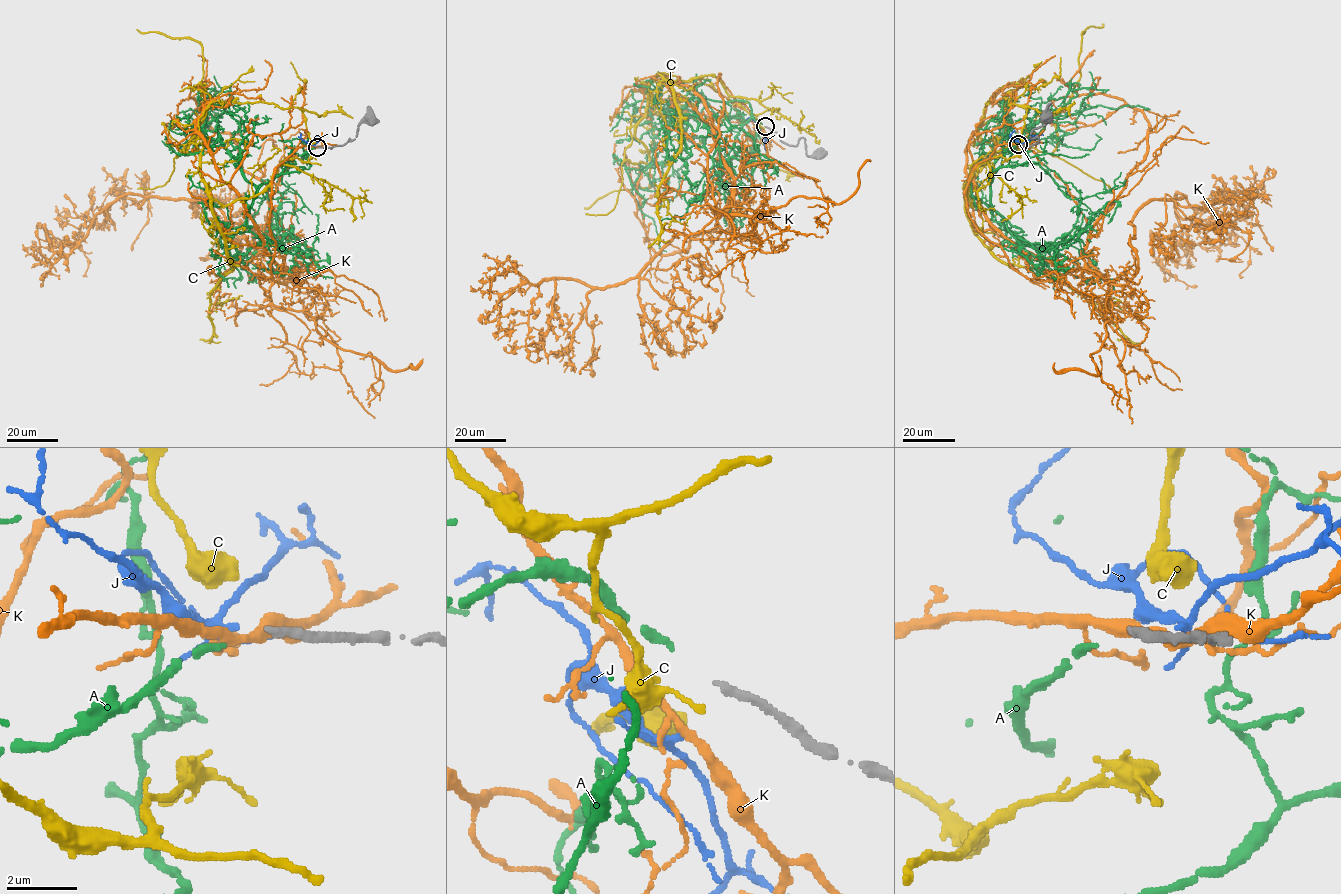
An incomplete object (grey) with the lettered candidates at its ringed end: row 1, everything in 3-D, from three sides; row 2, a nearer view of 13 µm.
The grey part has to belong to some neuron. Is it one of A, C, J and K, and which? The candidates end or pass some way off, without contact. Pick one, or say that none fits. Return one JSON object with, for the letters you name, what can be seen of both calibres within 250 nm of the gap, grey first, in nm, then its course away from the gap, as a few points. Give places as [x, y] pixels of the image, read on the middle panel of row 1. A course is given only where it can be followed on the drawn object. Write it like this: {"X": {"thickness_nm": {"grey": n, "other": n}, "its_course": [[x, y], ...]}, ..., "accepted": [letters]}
{"A": {"thickness_nm": {"grey": 180, "other": 200}, "its_course": [[762, 124], [732, 118], [723, 102], [693, 98], [670, 121], [667, 145], [632, 190], [666, 251]]}, "accepted": ["A"]}

